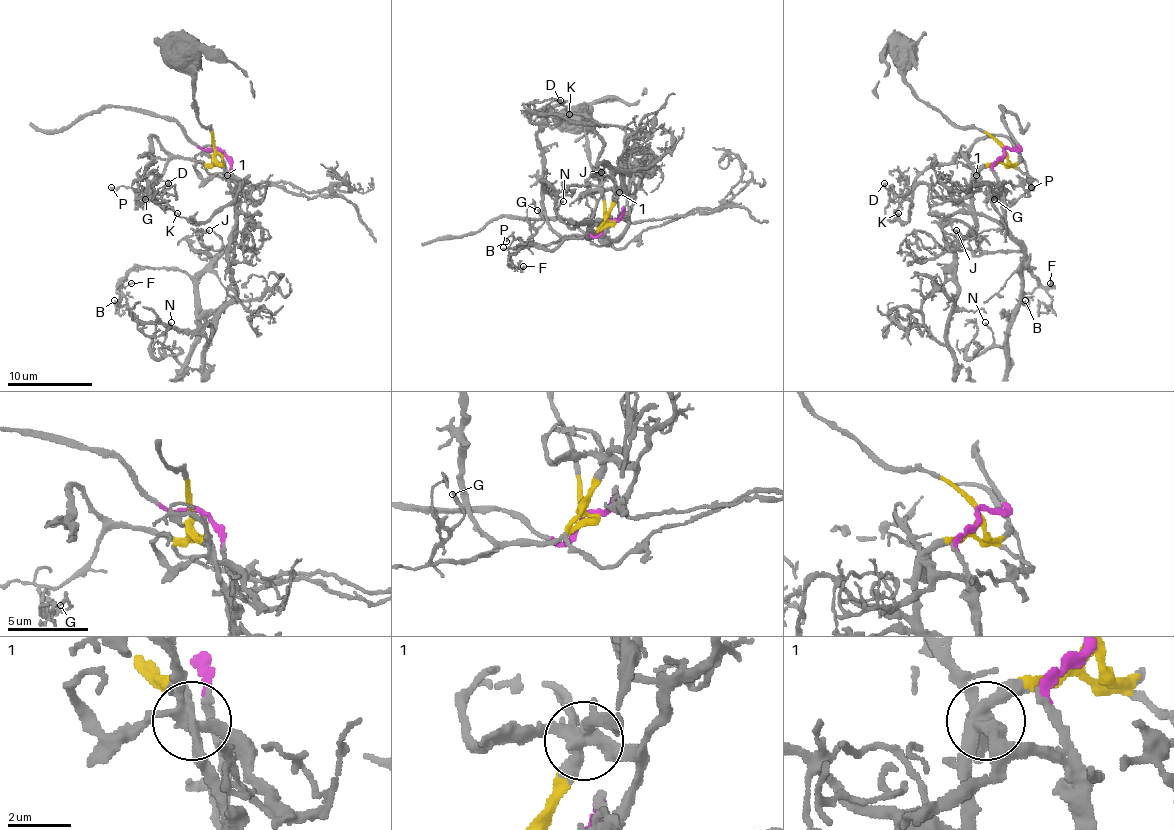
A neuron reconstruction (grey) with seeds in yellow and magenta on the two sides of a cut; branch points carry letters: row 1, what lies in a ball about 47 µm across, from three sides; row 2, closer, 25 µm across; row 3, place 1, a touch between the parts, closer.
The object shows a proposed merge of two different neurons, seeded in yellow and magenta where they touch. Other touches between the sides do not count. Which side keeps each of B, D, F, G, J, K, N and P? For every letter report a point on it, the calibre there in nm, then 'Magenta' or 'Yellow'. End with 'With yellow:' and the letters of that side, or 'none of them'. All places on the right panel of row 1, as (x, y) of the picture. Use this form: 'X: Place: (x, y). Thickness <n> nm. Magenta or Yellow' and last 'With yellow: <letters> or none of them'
B: Place: (1025, 300). Thickness 180 nm. Magenta
D: Place: (884, 183). Thickness 220 nm. Yellow
F: Place: (1050, 283). Thickness 130 nm. Magenta
G: Place: (994, 199). Thickness 240 nm. Yellow
J: Place: (956, 230). Thickness 240 nm. Magenta
K: Place: (898, 213). Thickness 120 nm. Yellow
N: Place: (985, 322). Thickness 160 nm. Magenta
P: Place: (1031, 187). Thickness 200 nm. Yellow
With yellow: D, G, K, P

